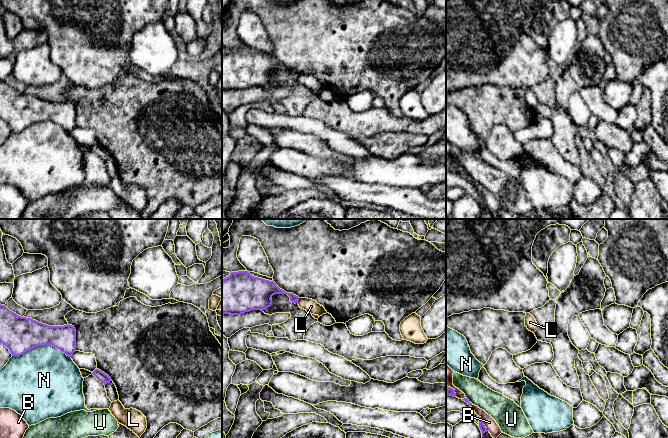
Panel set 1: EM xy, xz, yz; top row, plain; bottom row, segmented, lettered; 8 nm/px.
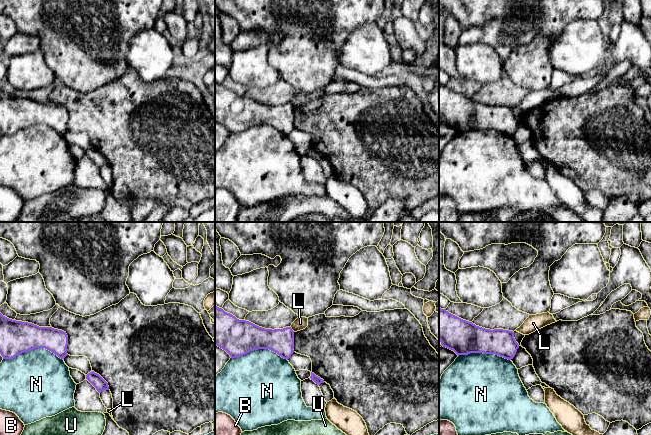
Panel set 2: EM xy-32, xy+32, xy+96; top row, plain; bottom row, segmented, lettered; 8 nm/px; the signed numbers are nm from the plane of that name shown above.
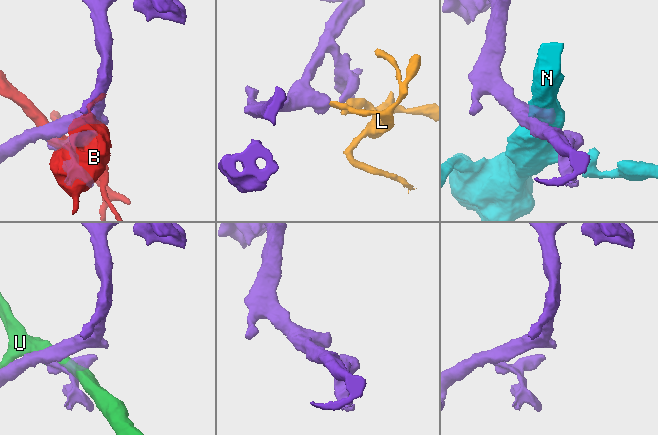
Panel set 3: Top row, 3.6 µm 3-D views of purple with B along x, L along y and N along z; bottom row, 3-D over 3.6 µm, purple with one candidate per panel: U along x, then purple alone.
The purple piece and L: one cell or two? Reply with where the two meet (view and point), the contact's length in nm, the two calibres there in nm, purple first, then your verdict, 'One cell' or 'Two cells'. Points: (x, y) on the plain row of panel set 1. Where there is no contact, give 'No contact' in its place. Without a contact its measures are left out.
Touches purple at xz (298, 76). Shared border 40 nm. Thickness 120 nm (purple) against 110 nm. Two cells

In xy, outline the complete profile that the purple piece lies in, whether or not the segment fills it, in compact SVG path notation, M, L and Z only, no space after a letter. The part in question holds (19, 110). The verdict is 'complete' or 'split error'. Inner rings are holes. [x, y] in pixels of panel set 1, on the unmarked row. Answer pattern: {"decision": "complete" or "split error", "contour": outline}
{"decision": "complete", "contour": "M0 80L0 119L9 125L12 132L20 132L38 122L52 121L71 133L76 127L76 106L69 100L49 102L31 94L21 93Z"}

